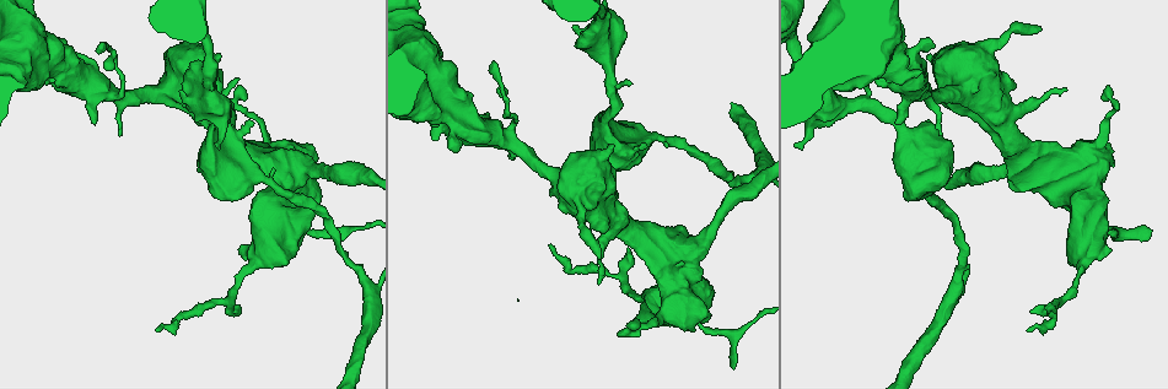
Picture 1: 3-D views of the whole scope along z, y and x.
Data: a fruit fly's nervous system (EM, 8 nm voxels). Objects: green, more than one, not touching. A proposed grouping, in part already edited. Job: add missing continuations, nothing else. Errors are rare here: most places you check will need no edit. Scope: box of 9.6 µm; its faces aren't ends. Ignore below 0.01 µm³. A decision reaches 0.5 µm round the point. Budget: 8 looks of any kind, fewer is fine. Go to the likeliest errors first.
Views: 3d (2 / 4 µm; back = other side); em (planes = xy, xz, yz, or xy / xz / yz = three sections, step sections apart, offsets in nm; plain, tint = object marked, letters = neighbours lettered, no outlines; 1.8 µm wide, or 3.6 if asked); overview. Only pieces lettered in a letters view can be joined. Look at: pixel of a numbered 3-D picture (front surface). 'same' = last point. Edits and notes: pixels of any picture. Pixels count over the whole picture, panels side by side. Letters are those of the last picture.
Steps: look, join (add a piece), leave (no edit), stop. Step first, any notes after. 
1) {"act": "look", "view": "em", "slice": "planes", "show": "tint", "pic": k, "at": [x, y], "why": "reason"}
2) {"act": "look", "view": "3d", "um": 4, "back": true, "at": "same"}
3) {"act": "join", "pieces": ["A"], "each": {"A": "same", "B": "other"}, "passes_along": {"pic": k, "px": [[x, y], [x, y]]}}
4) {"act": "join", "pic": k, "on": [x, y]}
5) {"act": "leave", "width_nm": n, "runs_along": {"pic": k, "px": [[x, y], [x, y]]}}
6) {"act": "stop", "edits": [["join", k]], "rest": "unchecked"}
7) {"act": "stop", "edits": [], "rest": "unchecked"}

{"act": "look", "view": "3d", "um": 4, "pic": 1, "at": [1029, 330], "why": "free end"}

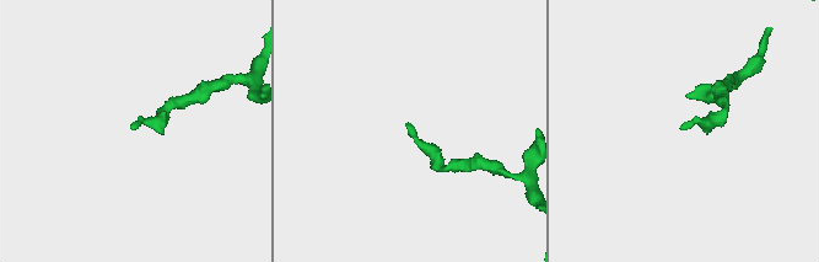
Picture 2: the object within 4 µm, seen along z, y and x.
{"act": "look", "view": "em", "slice": "planes", "show": "letters", "pic": 2, "at": [130, 125]}

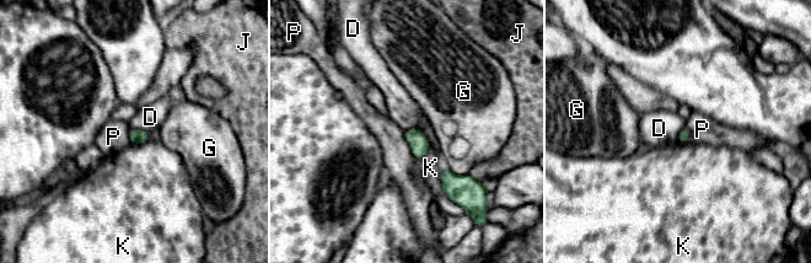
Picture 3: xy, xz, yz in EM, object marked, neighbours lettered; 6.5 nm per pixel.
{"act": "leave", "longest_contact_nm": ["P", 200], "each": {"D": "other", "G": "other", "J": "other", "K": "other", "P": "other"}, "border": {"pic": 3, "px": [[130, 129], [149, 132]]}, "found": "none of them fits"}

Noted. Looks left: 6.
{"act": "look", "view": "3d", "um": 2, "pic": 1, "at": [218, 54], "why": "stops while still wide"}

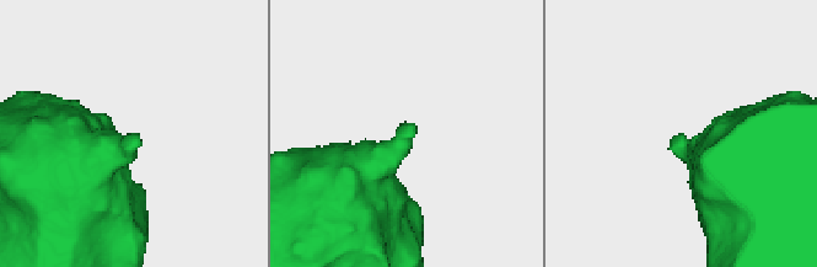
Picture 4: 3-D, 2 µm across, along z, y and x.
{"act": "look", "view": "em", "slice": "yz", "step": 8, "show": "tint", "pic": 4, "at": [676, 146], "why": "shape alone is not enough"}

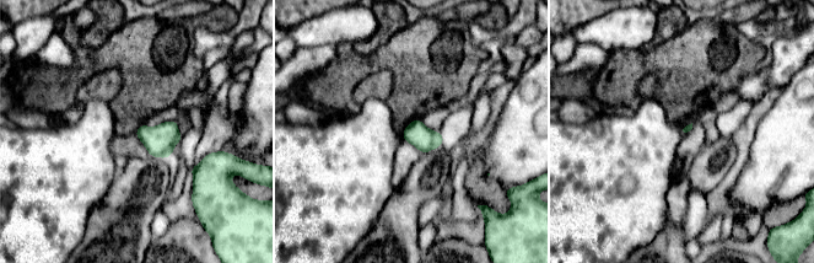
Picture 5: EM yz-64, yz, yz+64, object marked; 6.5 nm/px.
{"act": "look", "view": "em", "slice": "yz", "step": 8, "show": "letters", "at": "same", "why": "see the neighbours"}

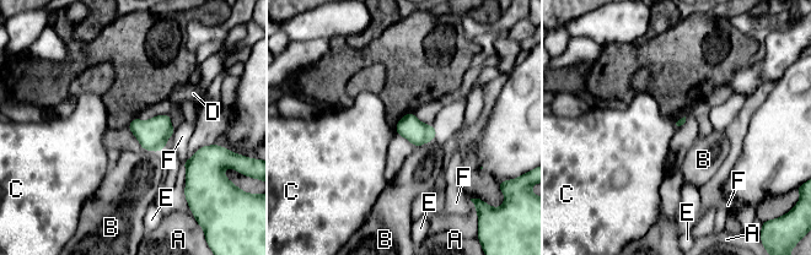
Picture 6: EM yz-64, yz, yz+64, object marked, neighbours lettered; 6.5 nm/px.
{"act": "leave", "each": {"A": "other", "B": "other", "C": "other", "D": "other", "E": "other", "F": "other"}, "border": {"pic": 6, "px": [[395, 128], [397, 133]]}, "found": "no lettered piece goes on from it"}

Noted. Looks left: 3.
{"act": "look", "view": "3d", "um": 2, "pic": 1, "at": [1031, 312], "why": "an open end"}

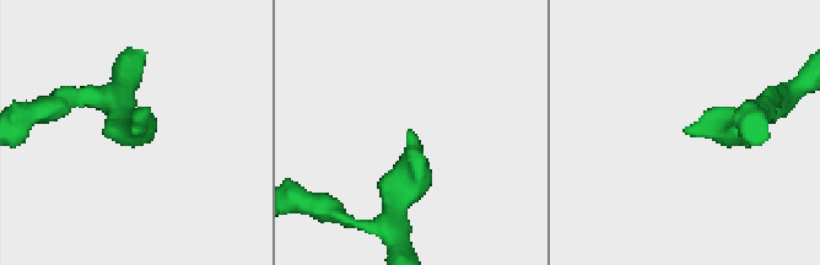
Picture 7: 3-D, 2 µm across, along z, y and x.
{"act": "look", "view": "em", "um": 3.6, "slice": "xz", "step": 4, "show": "letters", "pic": 7, "at": [133, 128], "why": "need the tissue"}

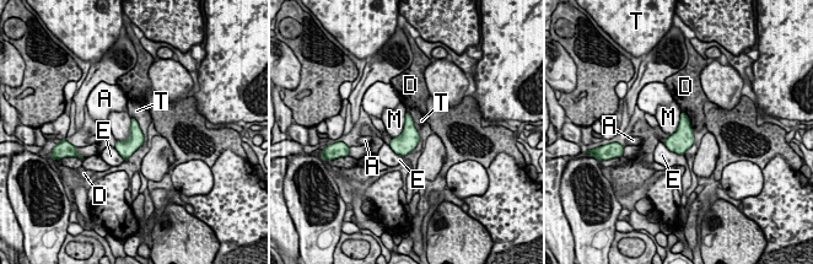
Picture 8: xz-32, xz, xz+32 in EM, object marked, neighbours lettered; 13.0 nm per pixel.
{"act": "leave", "width_nm": 200, "each": {"A": "other", "D": "other", "E": "other", "M": "other", "T": "other"}, "border": {"pic": 8, "px": [[132, 118], [130, 136], [117, 141]]}, "found": "no lettered piece goes on from it"}

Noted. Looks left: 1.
{"act": "look", "view": "em", "slice": "planes", "show": "letters", "pic": 1, "at": [241, 244]}

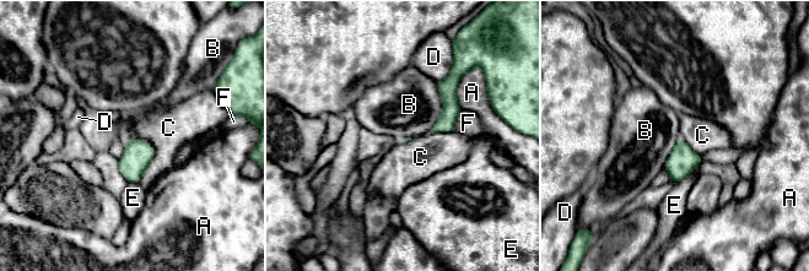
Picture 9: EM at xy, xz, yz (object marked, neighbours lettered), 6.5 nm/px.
{"act": "leave", "each": {"A": "other", "B": "other", "C": "other", "D": "other", "E": "other", "F": "other"}, "border": {"pic": 9, "px": [[437, 82], [441, 115], [429, 131]]}, "found": "none of them fits"}

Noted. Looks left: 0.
{"act": "stop", "edits": [], "rest": "unchecked"}

